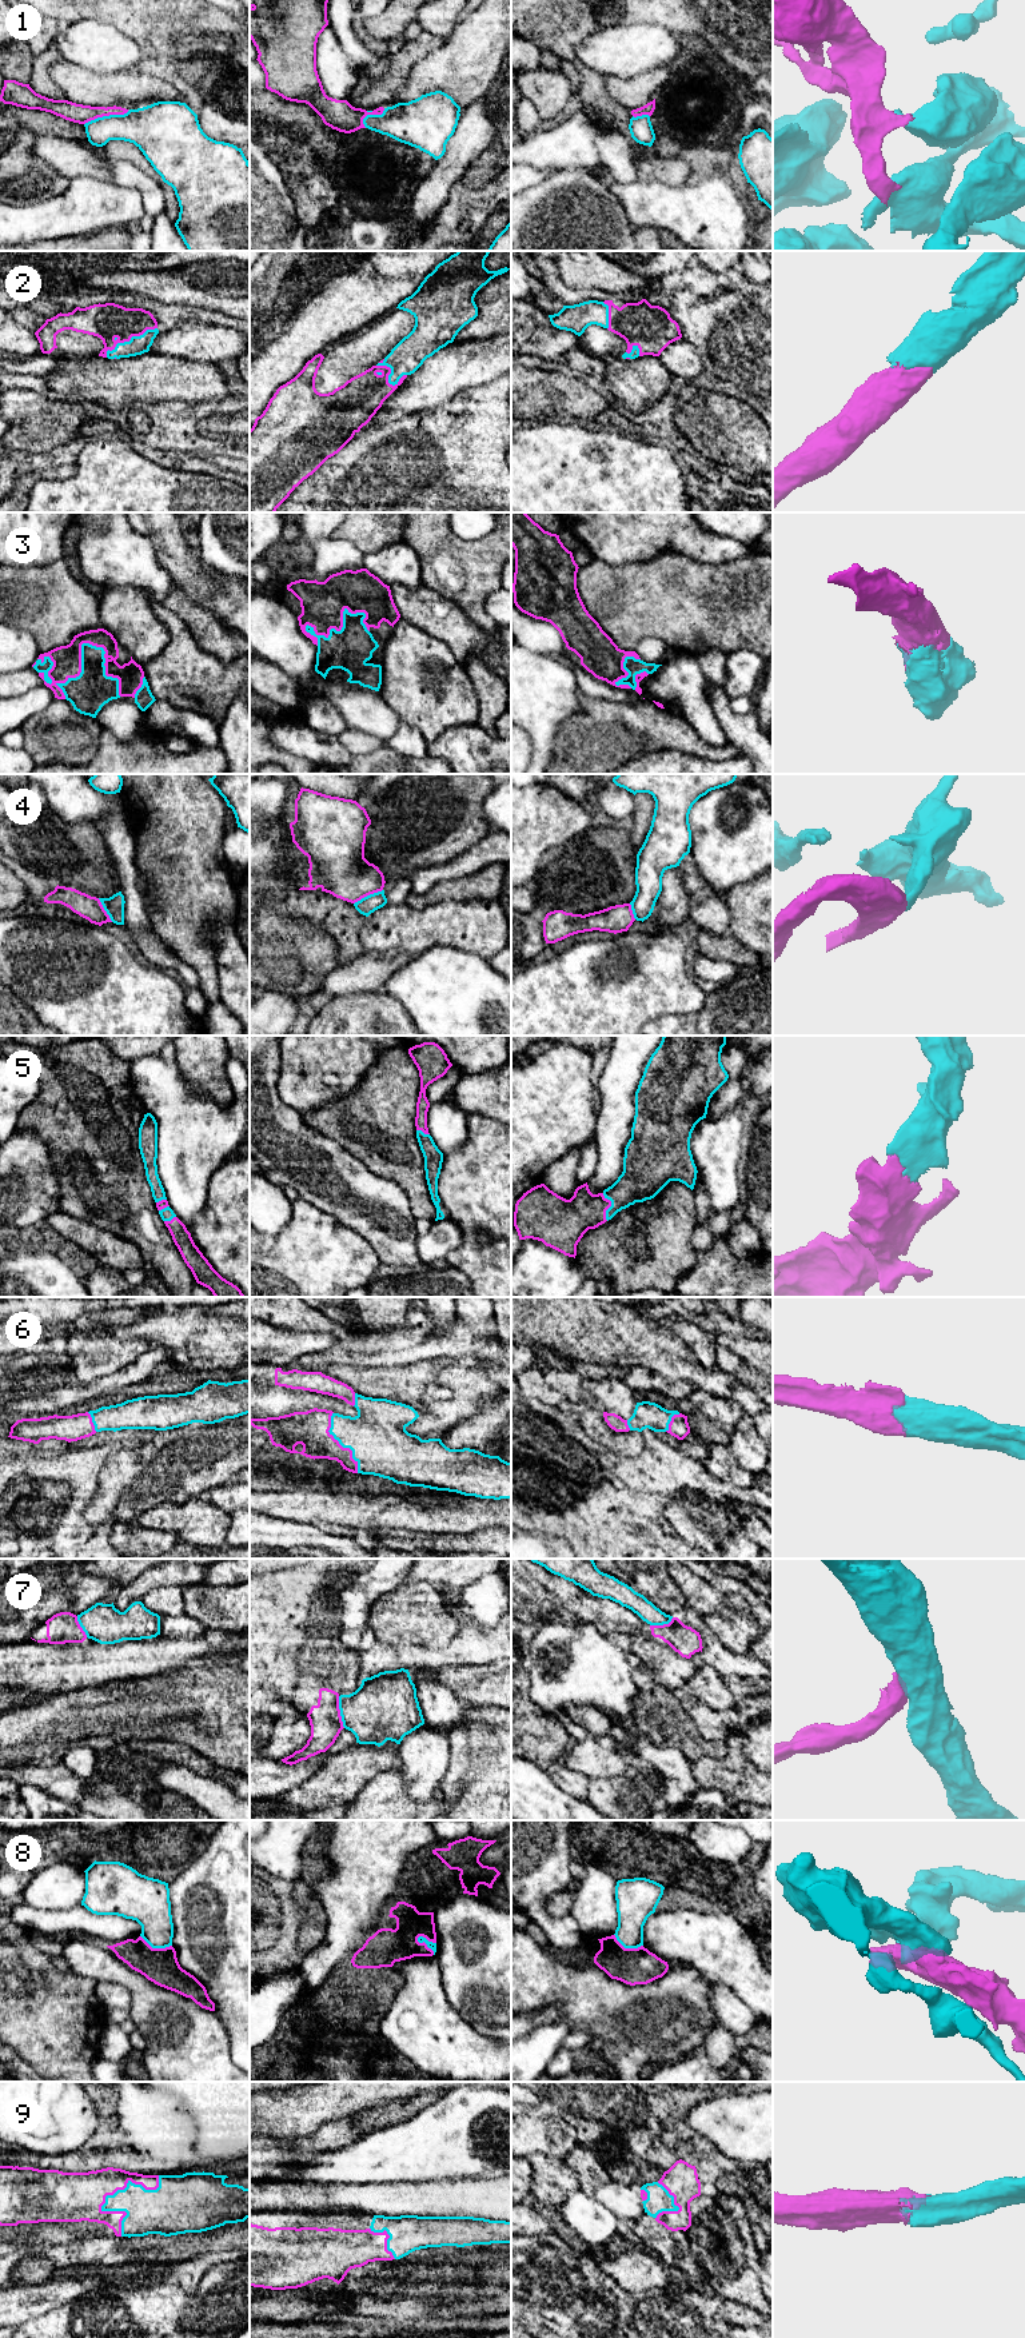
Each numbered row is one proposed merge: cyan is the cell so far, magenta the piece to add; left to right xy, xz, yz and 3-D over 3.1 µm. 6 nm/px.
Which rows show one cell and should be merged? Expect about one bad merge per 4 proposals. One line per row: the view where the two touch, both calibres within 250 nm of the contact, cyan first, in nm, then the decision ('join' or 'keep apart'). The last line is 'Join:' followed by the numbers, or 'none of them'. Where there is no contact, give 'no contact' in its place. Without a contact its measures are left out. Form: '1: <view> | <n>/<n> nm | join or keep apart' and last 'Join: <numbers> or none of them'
1: xy | 240/120 nm | keep apart
2: xy | 110/220 nm | join
3: xy | 220/180 nm | join
4: xz | 110/320 nm | keep apart
5: yz | 240/240 nm | join
6: xz | 360/220 nm | join
7: xz | 380/190 nm | keep apart
8: xz | 50/220 nm | keep apart
9: xy | 260/300 nm | join
Join: 2, 3, 5, 6, 9

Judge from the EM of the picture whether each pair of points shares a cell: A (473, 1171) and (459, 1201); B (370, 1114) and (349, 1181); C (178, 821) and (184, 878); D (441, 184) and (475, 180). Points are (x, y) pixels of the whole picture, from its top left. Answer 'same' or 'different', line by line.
A: same
B: different
C: same
D: different

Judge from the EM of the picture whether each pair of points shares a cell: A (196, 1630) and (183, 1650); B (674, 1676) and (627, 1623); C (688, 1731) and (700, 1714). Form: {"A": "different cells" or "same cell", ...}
{"A": "different cells", "B": "different cells", "C": "different cells"}

